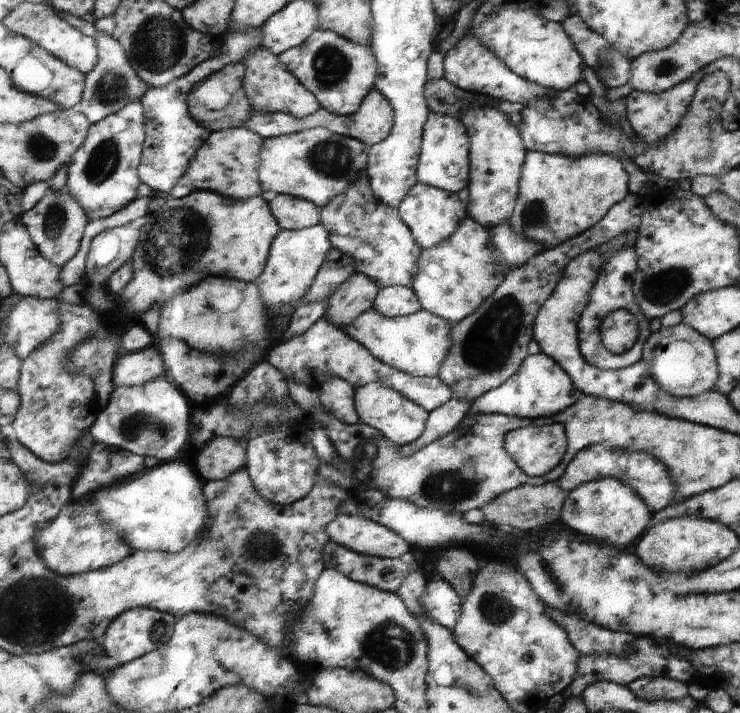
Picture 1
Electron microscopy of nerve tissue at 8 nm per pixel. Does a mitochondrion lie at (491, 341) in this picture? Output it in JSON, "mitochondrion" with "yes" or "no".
{"mitochondrion":"yes"}

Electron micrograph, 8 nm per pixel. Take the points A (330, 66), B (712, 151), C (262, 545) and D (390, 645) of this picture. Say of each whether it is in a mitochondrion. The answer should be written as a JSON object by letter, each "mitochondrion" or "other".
{"A":"mitochondrion","B":"mitochondrion","C":"mitochondrion","D":"mitochondrion"}

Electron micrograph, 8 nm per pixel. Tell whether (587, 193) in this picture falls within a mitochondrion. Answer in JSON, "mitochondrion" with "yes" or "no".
{"mitochondrion":"no"}

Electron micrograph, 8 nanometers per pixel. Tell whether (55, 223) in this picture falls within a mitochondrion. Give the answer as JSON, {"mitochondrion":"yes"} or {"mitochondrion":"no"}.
{"mitochondrion":"yes"}

